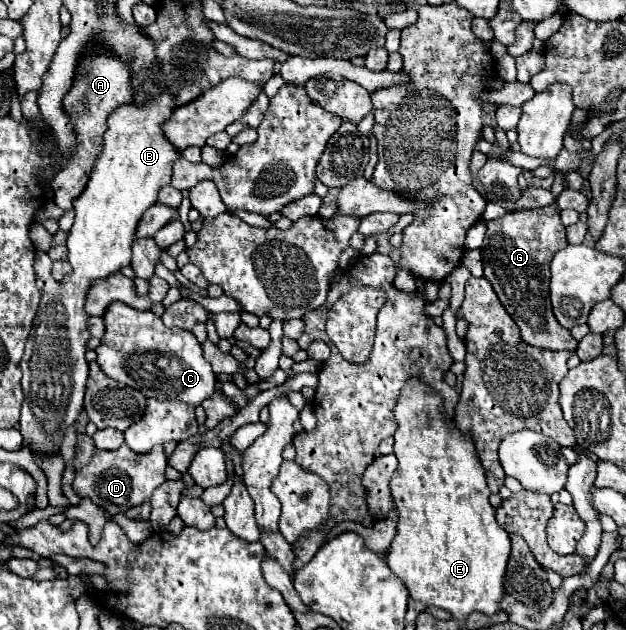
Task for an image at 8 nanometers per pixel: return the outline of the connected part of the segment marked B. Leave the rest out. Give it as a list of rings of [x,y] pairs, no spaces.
[[[163,92],[163,96],[155,96],[151,104],[125,104],[109,116],[103,152],[95,160],[85,190],[73,204],[77,216],[67,238],[73,274],[57,282],[51,276],[51,262],[43,260],[43,252],[39,250],[35,256],[35,272],[45,286],[21,360],[25,402],[19,430],[23,438],[31,442],[31,450],[39,454],[53,456],[59,452],[65,430],[77,420],[83,408],[85,382],[89,376],[85,350],[91,338],[85,324],[89,316],[83,310],[85,294],[91,282],[119,272],[121,266],[131,262],[135,228],[143,212],[157,202],[161,186],[171,182],[171,164],[179,158],[179,152],[175,152],[163,136],[163,122],[169,120],[173,110],[175,104],[171,104],[171,96]]]

